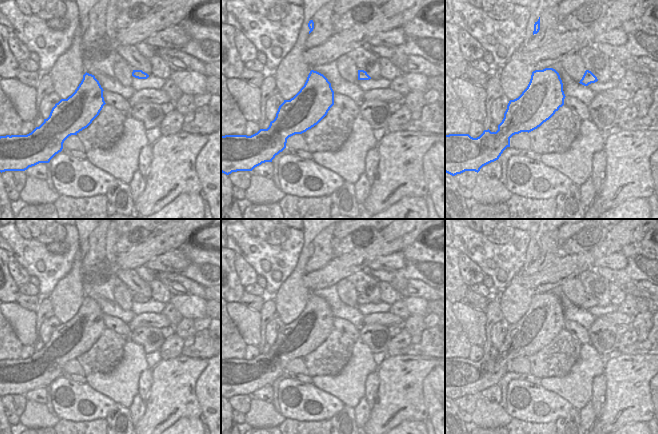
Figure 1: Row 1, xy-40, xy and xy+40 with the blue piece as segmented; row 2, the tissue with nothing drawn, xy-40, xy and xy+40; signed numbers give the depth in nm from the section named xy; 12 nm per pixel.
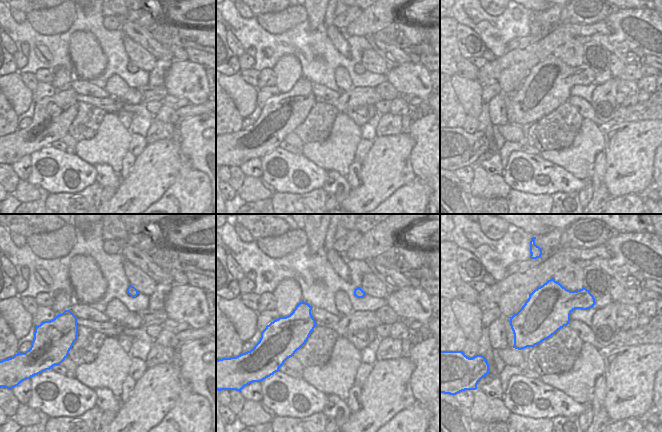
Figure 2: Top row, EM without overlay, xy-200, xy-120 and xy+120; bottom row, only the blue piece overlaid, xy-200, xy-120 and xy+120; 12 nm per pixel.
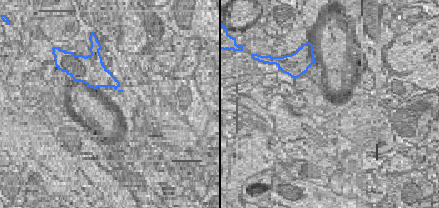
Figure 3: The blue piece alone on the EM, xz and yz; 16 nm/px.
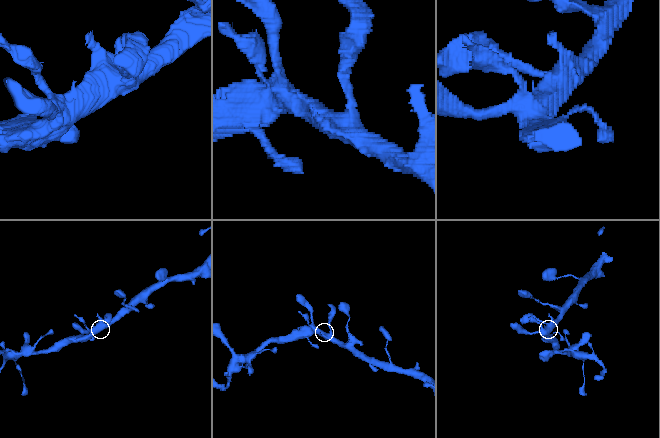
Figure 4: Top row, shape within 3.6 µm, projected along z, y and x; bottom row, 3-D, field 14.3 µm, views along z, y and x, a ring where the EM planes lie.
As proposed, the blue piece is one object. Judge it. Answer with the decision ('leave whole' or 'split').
leave whole

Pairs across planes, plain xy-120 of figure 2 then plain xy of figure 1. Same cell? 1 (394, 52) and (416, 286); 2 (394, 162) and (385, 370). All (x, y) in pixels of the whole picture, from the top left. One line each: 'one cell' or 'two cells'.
1: one cell
2: one cell

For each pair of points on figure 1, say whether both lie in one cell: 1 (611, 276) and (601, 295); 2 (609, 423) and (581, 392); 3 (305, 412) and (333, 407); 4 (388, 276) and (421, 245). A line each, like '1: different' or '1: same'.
1: different
2: different
3: same
4: same

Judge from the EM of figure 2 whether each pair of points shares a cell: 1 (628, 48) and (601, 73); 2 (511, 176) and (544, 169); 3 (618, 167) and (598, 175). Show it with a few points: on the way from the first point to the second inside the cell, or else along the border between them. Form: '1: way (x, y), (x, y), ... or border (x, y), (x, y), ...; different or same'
1: border (591, 41), (603, 45), (611, 54); different
2: way (519, 174), (536, 173); same
3: border (603, 151), (605, 154), (605, 186), (610, 196); different

